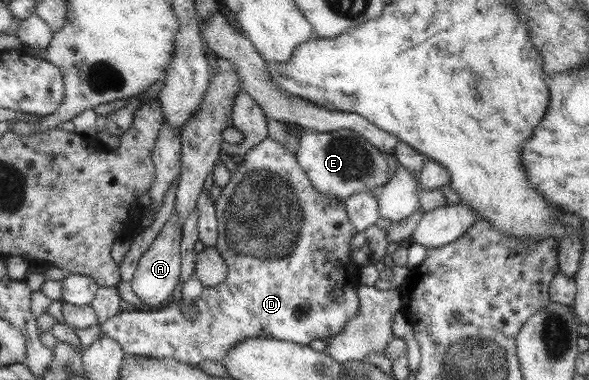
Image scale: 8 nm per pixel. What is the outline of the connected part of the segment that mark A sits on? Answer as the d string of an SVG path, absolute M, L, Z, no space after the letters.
M176 208L166 222L164 230L160 232L158 239L151 244L151 247L137 264L137 271L131 280L133 292L140 298L142 303L149 306L158 306L172 298L176 286L181 282L181 266L183 256L181 251L183 240L183 228L180 224L180 216L176 214Z

